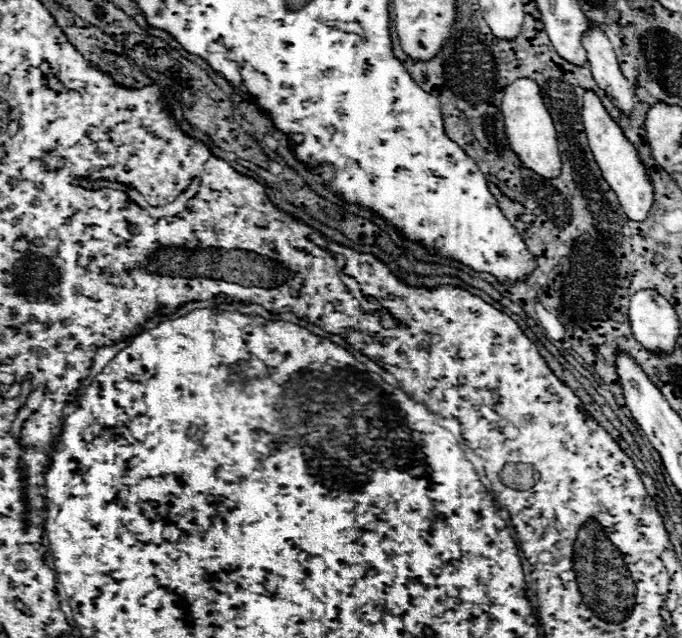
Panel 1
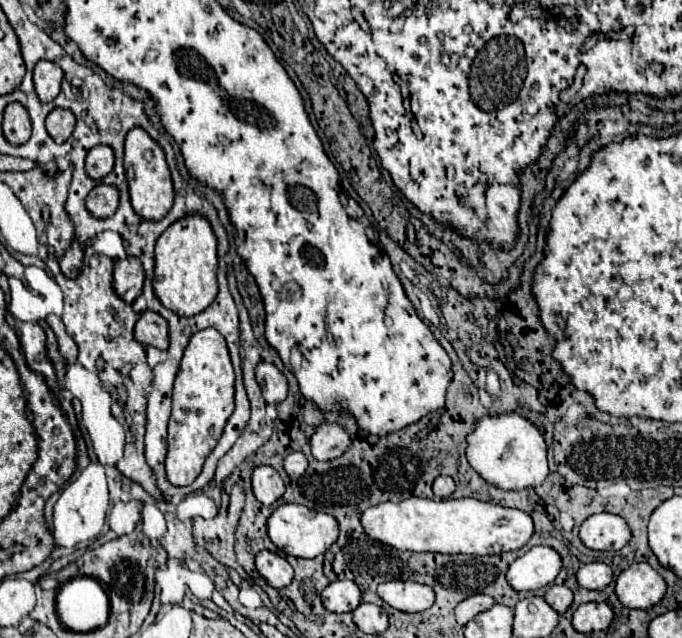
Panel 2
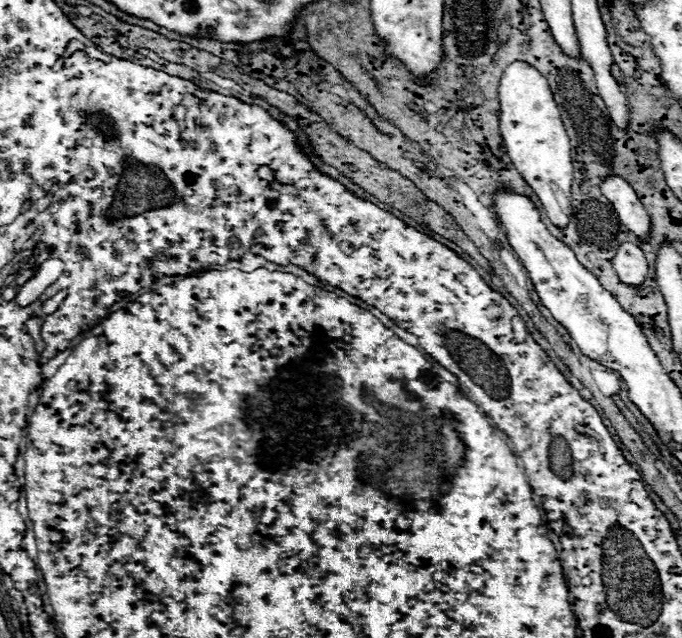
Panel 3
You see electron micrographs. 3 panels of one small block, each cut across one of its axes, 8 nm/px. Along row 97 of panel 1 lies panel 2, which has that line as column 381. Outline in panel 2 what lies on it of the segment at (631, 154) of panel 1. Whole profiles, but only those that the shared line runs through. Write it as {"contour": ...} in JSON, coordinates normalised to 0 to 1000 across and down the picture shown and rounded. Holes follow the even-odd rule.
{"contour":[[[575,909],[554,918],[554,931],[575,953],[589,959],[622,959],[636,947],[636,925],[630,918],[601,909]]]}

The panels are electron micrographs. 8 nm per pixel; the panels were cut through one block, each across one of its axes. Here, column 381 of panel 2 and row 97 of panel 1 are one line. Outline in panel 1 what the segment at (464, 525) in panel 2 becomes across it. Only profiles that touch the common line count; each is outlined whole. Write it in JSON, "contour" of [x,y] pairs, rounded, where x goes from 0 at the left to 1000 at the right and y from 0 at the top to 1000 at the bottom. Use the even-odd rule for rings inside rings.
{"contour":[[[765,122],[765,125],[757,125],[754,132],[748,132],[736,154],[733,176],[739,185],[748,232],[762,245],[762,251],[786,273],[792,273],[798,279],[815,279],[821,273],[821,260],[824,260],[818,223],[815,223],[815,204],[812,204],[806,176],[801,172],[798,160],[795,160],[789,132],[777,122]]]}

